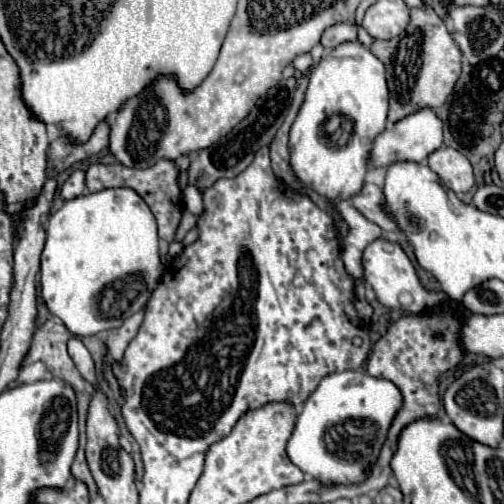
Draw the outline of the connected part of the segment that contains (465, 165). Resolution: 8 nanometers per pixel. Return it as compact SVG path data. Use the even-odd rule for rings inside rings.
M441 147L431 153L429 167L439 175L441 183L455 193L467 193L475 185L471 163L467 161L467 157L463 157L463 153L453 147Z

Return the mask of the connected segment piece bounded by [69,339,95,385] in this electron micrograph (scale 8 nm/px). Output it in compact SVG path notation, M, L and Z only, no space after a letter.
M71 339L69 341L69 355L75 361L75 365L77 365L79 373L83 375L83 379L87 379L95 385L95 365L93 365L93 359L91 359L89 351L85 349L85 345L77 339Z

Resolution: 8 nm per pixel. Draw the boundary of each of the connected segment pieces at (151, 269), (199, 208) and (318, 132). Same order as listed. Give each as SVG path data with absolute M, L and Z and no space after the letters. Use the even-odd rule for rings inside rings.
M119 187L81 195L65 201L63 207L49 217L45 249L41 253L41 297L47 309L59 317L75 337L117 329L151 297L161 271L155 217L133 189Z
M187 187L185 193L183 193L183 199L185 199L185 209L191 211L193 215L201 215L203 213L203 201L201 201L201 193L195 189L195 187Z
M347 41L323 55L311 69L305 101L289 133L291 167L297 179L329 201L355 195L367 173L373 139L385 129L387 101L385 65L369 47L359 41Z

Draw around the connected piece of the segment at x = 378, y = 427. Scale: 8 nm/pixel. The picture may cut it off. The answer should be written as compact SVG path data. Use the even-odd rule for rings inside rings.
M361 371L331 373L321 379L297 417L287 455L303 473L325 485L359 483L377 461L393 415L401 407L399 389L387 381Z

